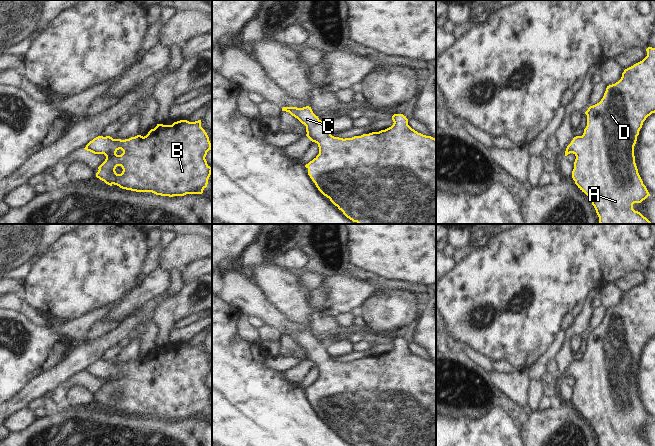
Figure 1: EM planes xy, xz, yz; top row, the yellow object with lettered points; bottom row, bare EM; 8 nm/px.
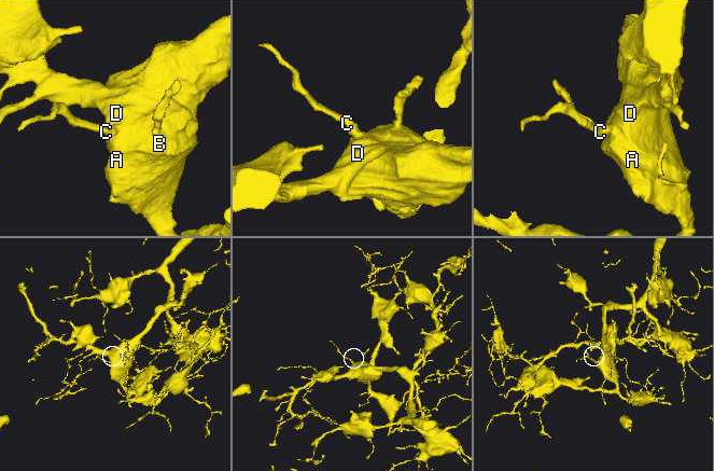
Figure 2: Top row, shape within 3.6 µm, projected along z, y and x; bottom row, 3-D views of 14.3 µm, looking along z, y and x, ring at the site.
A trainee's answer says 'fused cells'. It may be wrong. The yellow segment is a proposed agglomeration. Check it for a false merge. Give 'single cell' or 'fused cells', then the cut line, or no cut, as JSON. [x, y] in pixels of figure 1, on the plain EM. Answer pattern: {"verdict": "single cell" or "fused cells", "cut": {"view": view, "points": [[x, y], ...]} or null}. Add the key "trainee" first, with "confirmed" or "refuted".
{"trainee": "refuted", "verdict": "single cell", "cut": null}

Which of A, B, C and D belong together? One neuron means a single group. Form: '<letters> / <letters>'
A B C D

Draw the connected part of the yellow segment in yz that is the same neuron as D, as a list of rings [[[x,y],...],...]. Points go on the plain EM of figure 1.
[[[648,271],[646,275],[647,280],[642,285],[625,293],[618,306],[607,310],[601,325],[588,332],[585,336],[587,350],[583,359],[574,361],[565,375],[565,380],[570,377],[576,380],[572,402],[592,425],[599,446],[650,446],[633,433],[634,427],[641,427],[650,420],[638,397],[634,380],[634,370],[643,346],[655,337],[655,272]]]

